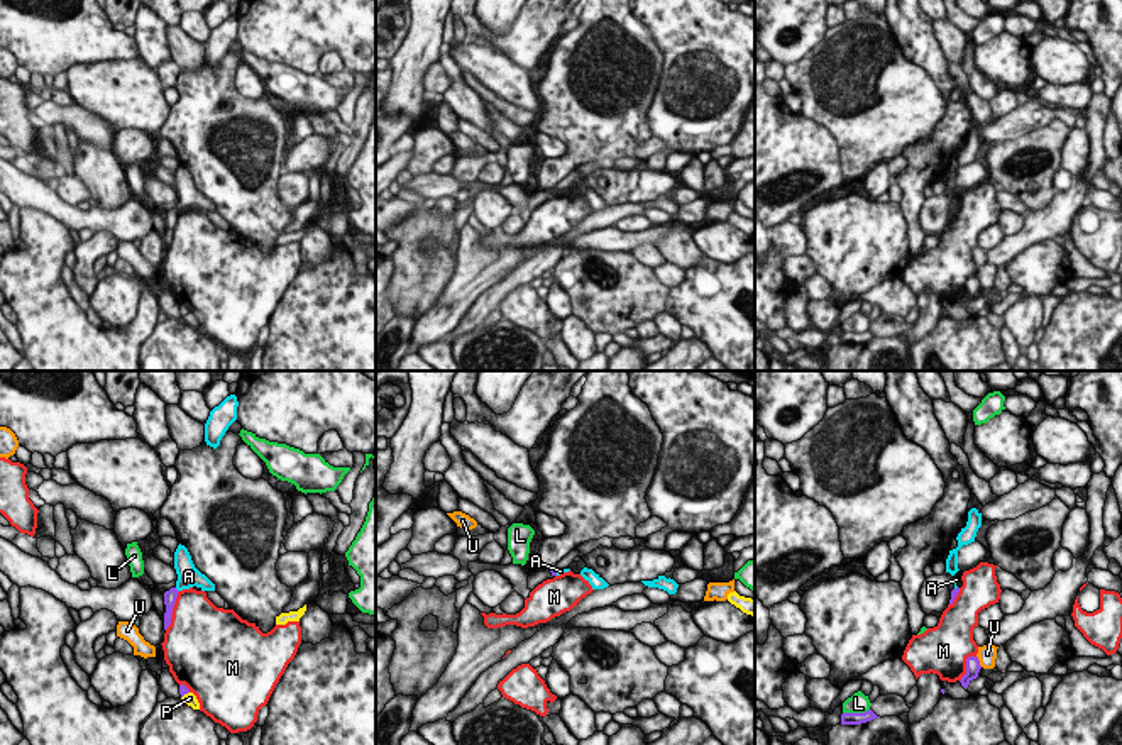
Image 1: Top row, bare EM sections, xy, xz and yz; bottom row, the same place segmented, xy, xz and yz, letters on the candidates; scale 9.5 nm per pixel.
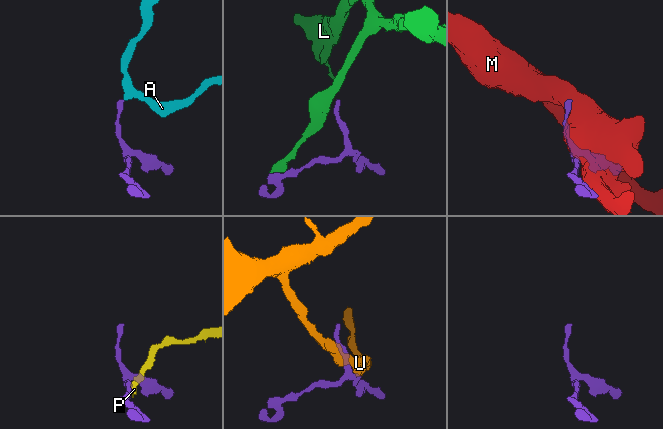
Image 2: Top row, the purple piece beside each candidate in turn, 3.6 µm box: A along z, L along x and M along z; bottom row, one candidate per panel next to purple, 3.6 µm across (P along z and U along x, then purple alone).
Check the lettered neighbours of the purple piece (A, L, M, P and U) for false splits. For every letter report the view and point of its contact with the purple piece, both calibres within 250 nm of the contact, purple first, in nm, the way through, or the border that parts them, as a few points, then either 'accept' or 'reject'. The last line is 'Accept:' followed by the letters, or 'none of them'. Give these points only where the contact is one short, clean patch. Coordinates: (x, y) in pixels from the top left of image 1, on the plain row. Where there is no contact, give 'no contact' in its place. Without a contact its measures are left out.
A: contact xy (176, 210); calibres 130 and 220 nm; way xy (170, 217), (176, 210), (188, 197); accept
L: contact yz (855, 334); calibres 130 and 190 nm; border yz (868, 329), (843, 334); reject
M: contact xy (171, 232); calibres 130 and 460 nm; reject
P: contact xy (185, 314); calibres 90 and 120 nm; reject
U: contact yz (978, 281); calibres 130 and 190 nm; reject
Accept: A

